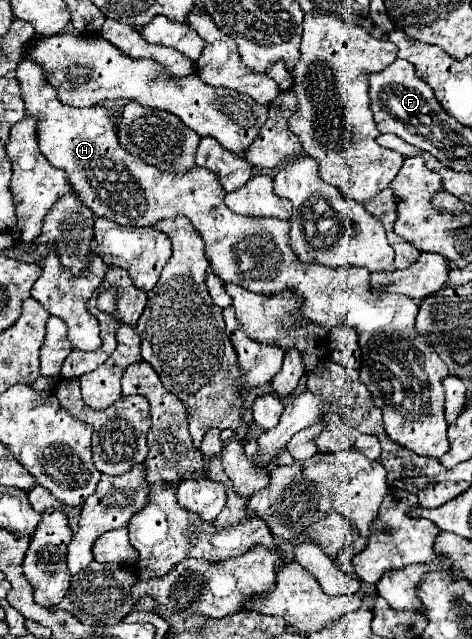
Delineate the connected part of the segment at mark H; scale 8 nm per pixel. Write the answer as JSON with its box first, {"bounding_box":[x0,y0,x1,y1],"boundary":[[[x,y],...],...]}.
{"bounding_box":[17,58,449,458],"boundary":[[[21,58],[17,80],[21,84],[25,114],[39,120],[39,150],[55,168],[65,170],[71,188],[95,216],[109,218],[117,224],[153,226],[157,220],[183,214],[205,240],[207,260],[223,282],[239,284],[263,296],[289,288],[303,296],[303,318],[307,322],[321,324],[325,330],[341,322],[351,324],[359,332],[363,350],[359,378],[371,392],[373,404],[383,410],[387,436],[419,456],[441,458],[449,452],[445,392],[441,388],[441,380],[445,380],[449,370],[433,346],[415,330],[415,316],[419,312],[415,300],[391,292],[371,292],[369,270],[359,266],[335,270],[321,264],[301,264],[289,248],[289,220],[231,212],[223,202],[225,190],[219,178],[205,168],[195,166],[185,174],[169,174],[133,158],[121,148],[115,136],[109,108],[73,108],[61,104],[55,88],[45,84],[43,70],[31,64],[29,58]]]}

